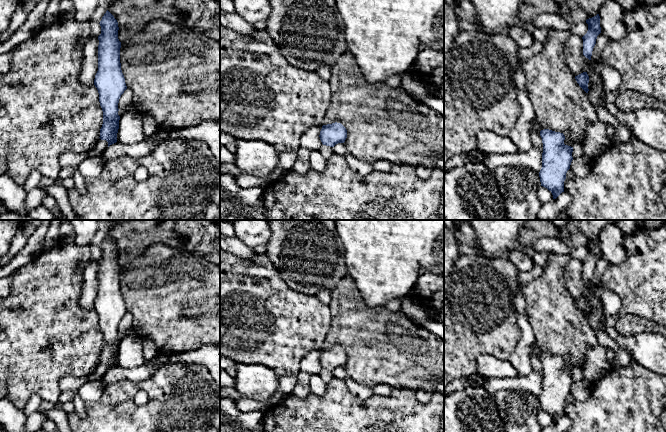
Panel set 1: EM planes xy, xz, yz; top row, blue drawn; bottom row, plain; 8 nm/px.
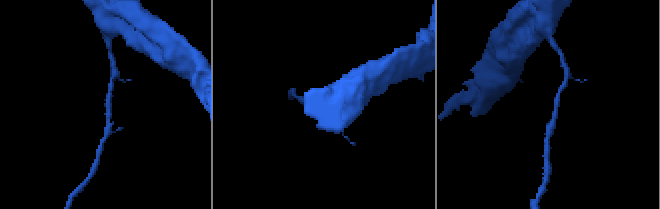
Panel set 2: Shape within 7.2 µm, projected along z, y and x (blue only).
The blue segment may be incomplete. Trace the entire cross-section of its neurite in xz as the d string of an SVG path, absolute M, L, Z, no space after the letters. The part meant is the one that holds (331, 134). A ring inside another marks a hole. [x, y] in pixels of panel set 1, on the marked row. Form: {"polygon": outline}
{"polygon": "M335 122L323 125L319 137L323 145L334 147L338 143L345 142L347 130L341 123Z"}

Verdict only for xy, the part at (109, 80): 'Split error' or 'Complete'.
Complete

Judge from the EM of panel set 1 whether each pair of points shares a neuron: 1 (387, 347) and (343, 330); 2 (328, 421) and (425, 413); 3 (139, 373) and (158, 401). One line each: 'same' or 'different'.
1: same
2: same
3: different

